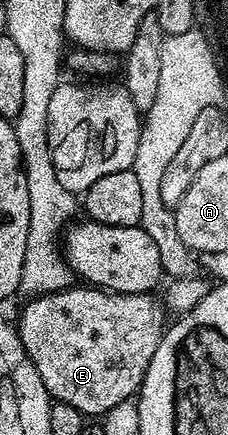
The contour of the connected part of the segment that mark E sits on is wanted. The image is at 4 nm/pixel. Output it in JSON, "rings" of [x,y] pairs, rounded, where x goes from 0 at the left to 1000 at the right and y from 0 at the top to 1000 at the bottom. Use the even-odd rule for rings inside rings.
{"rings":[[[298,660],[268,664],[250,674],[193,674],[184,678],[154,678],[132,685],[136,692],[101,710],[101,722],[75,736],[75,763],[101,805],[118,811],[123,830],[154,839],[154,857],[180,883],[206,892],[206,910],[237,917],[246,924],[281,922],[303,936],[333,938],[338,945],[368,954],[421,949],[447,954],[469,949],[496,936],[513,936],[513,926],[535,922],[579,920],[605,906],[610,892],[627,887],[636,871],[636,853],[654,844],[654,834],[671,825],[671,807],[689,807],[697,782],[715,777],[724,763],[724,745],[715,747],[715,720],[724,710],[711,699],[697,701],[675,692],[675,680],[662,674],[496,674],[456,669],[430,660],[360,660],[364,664],[329,664],[333,660]]]}

